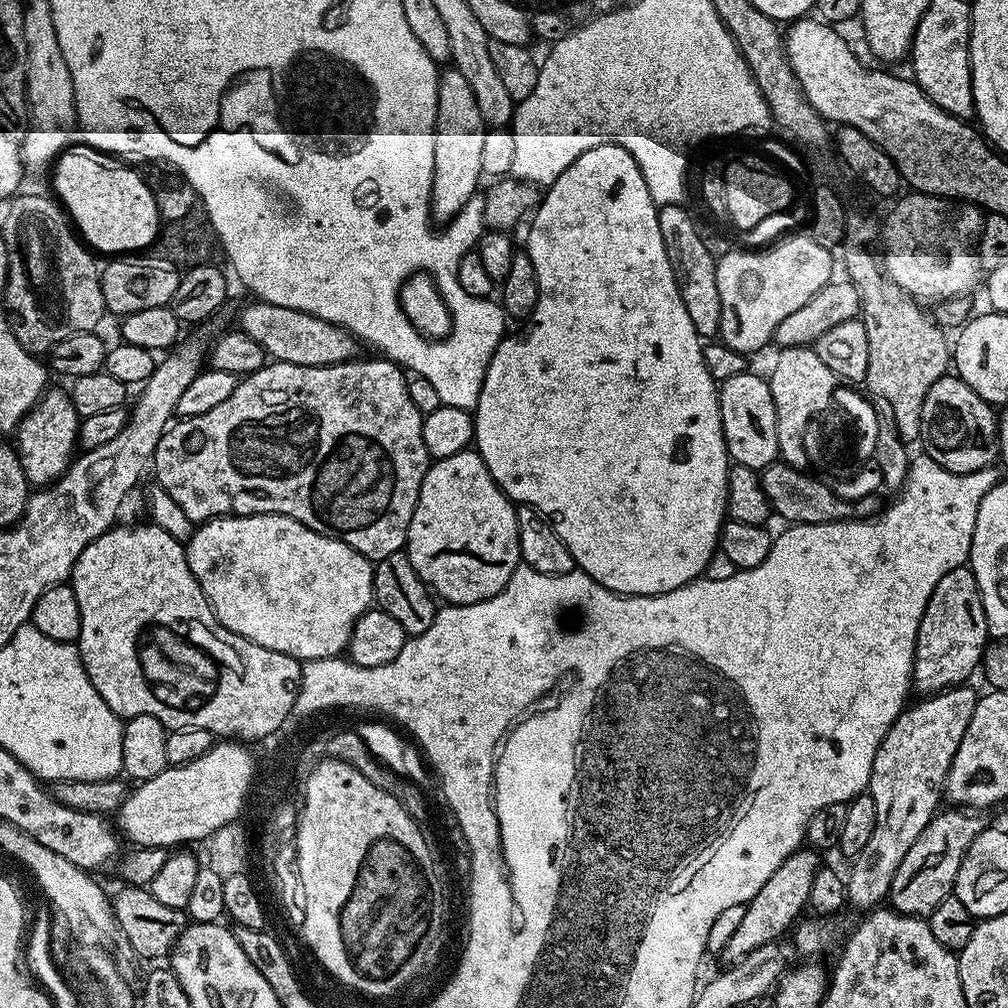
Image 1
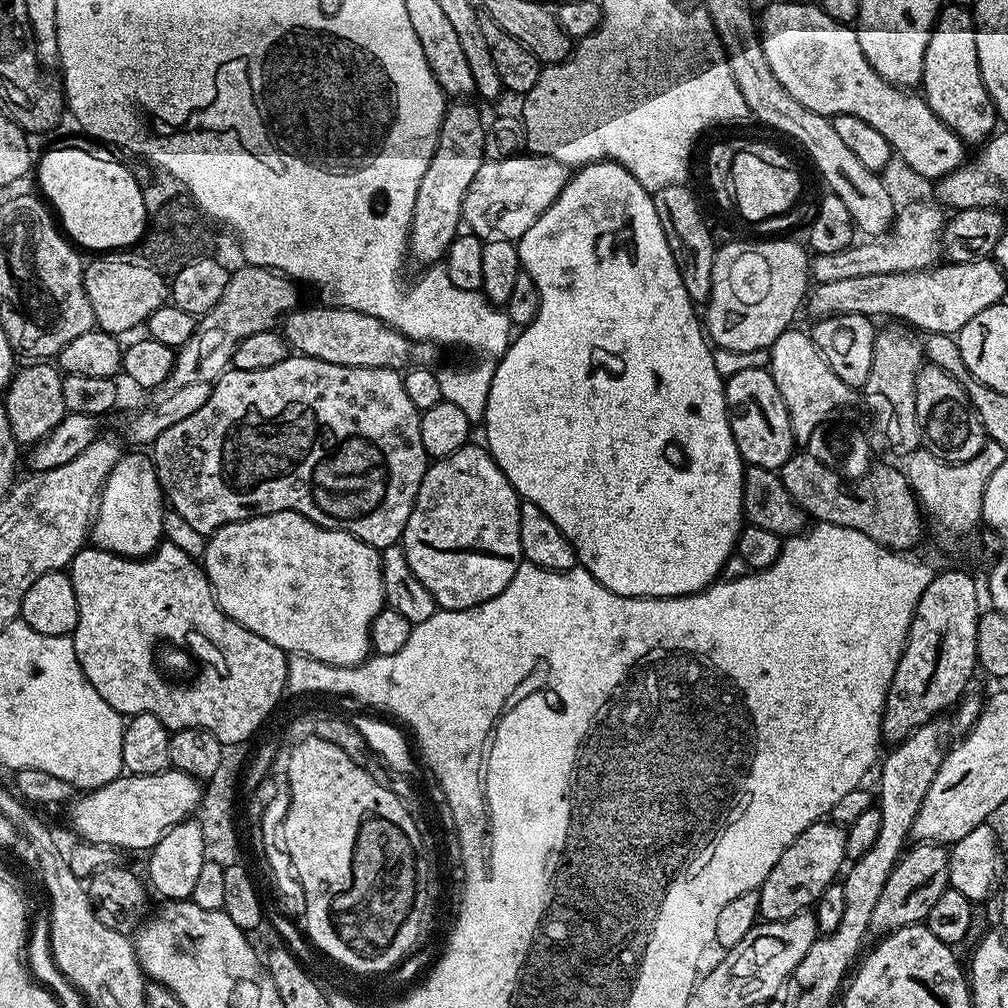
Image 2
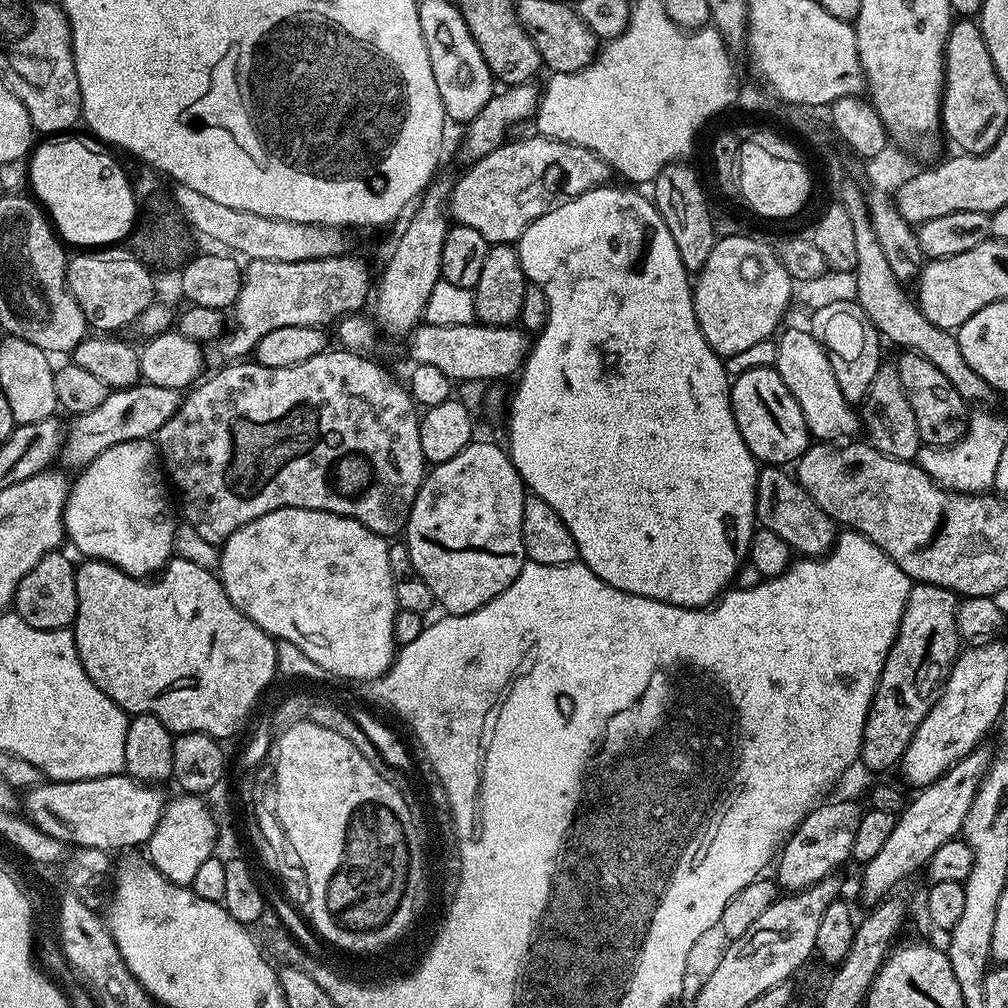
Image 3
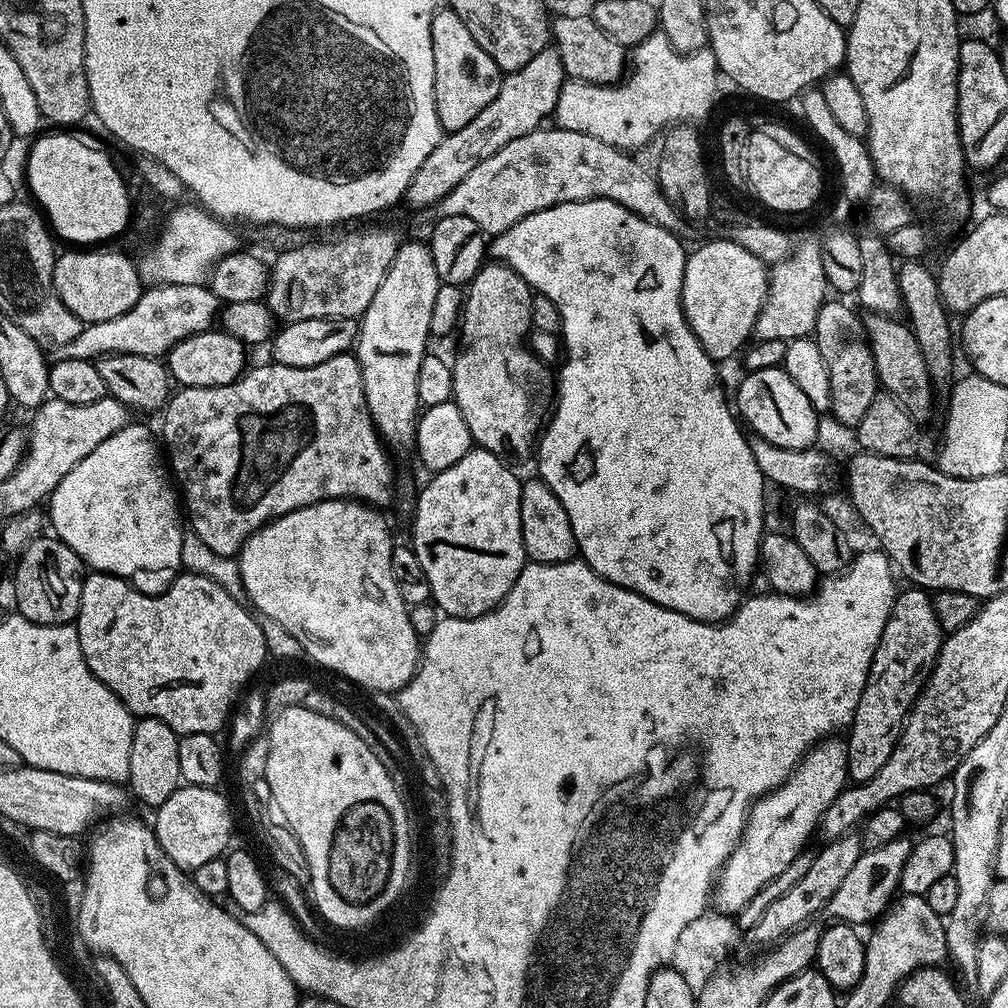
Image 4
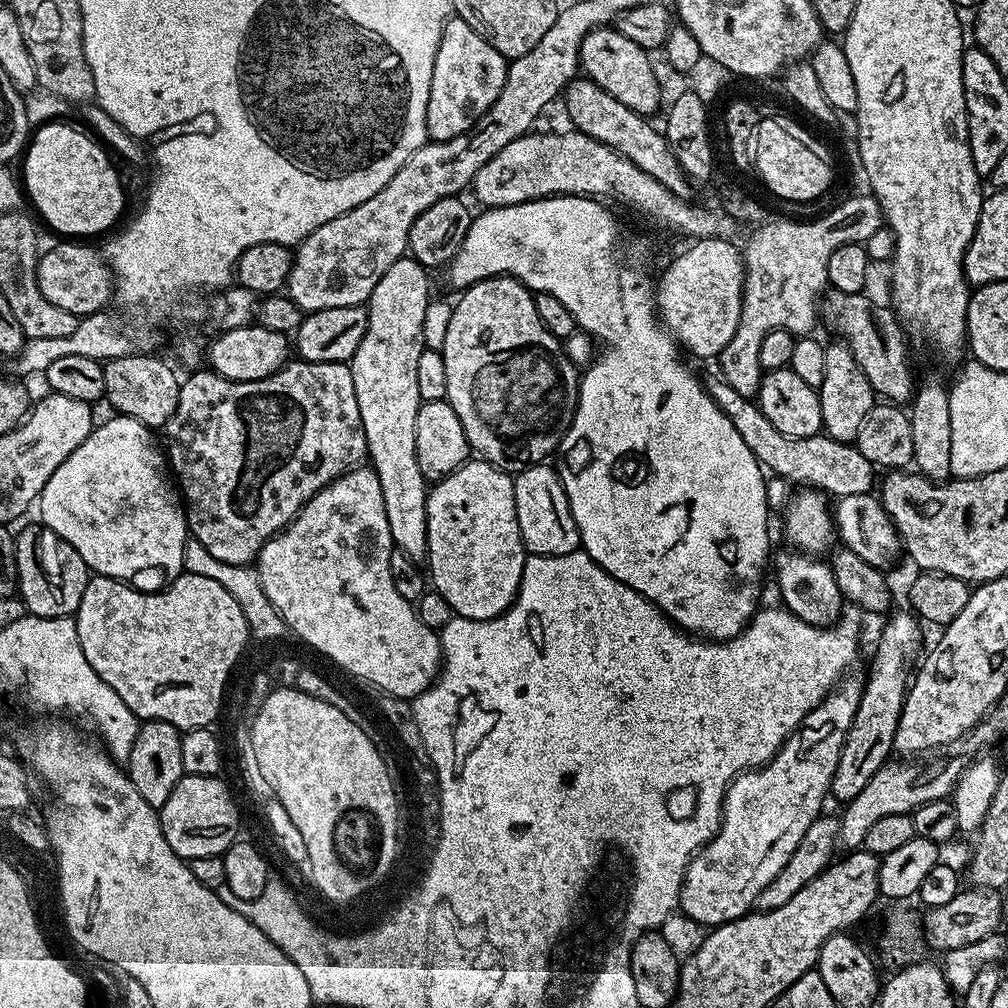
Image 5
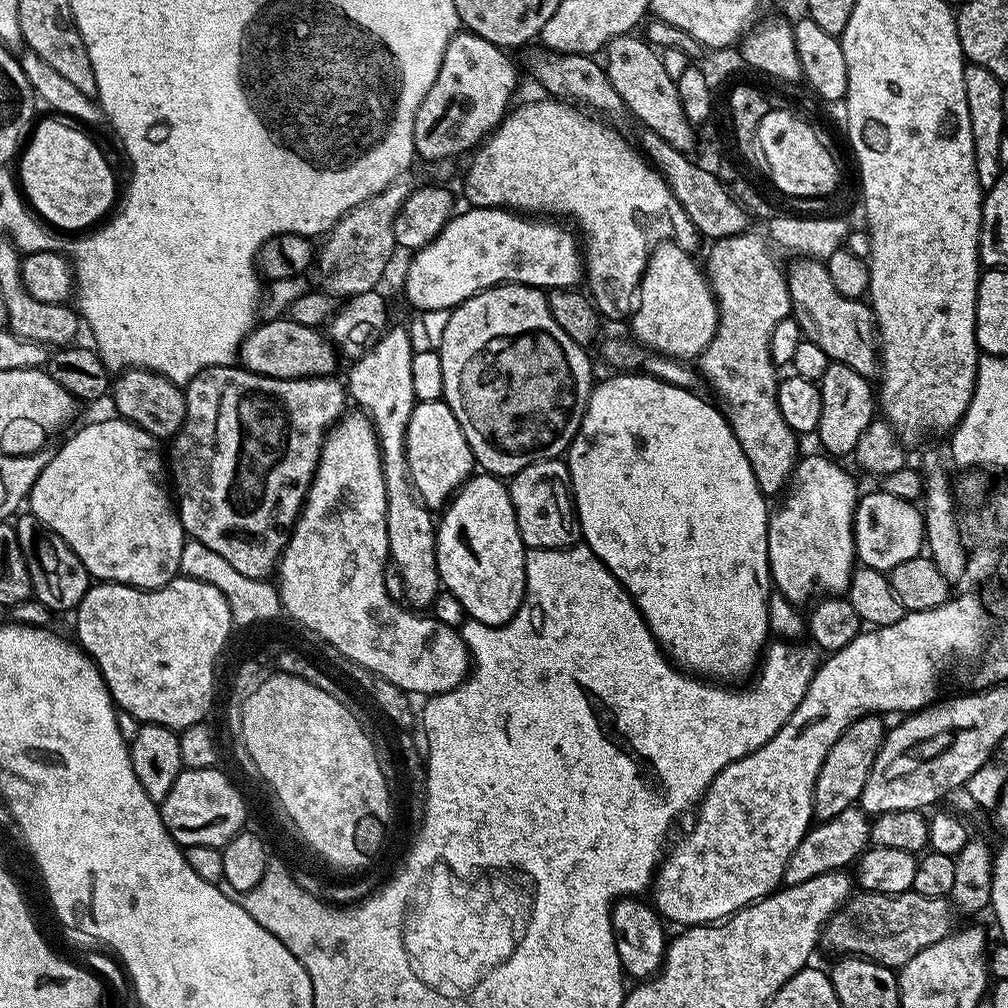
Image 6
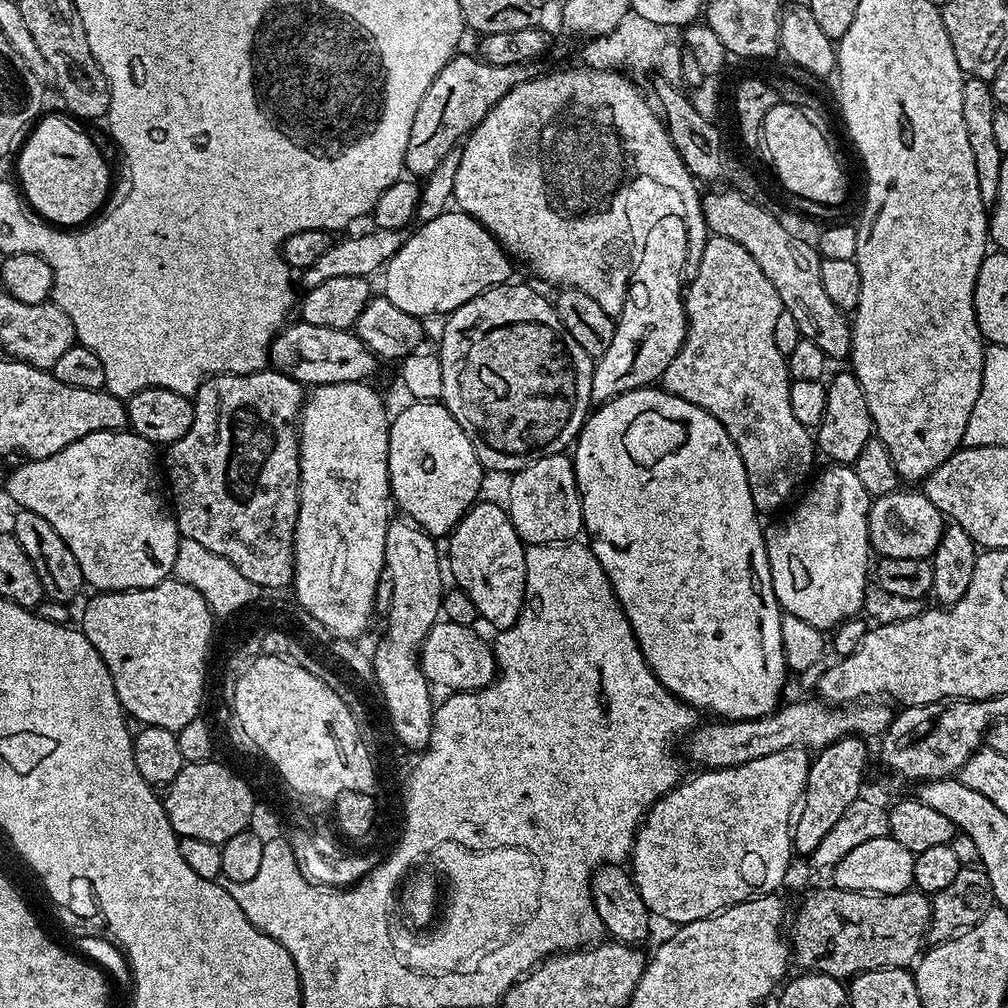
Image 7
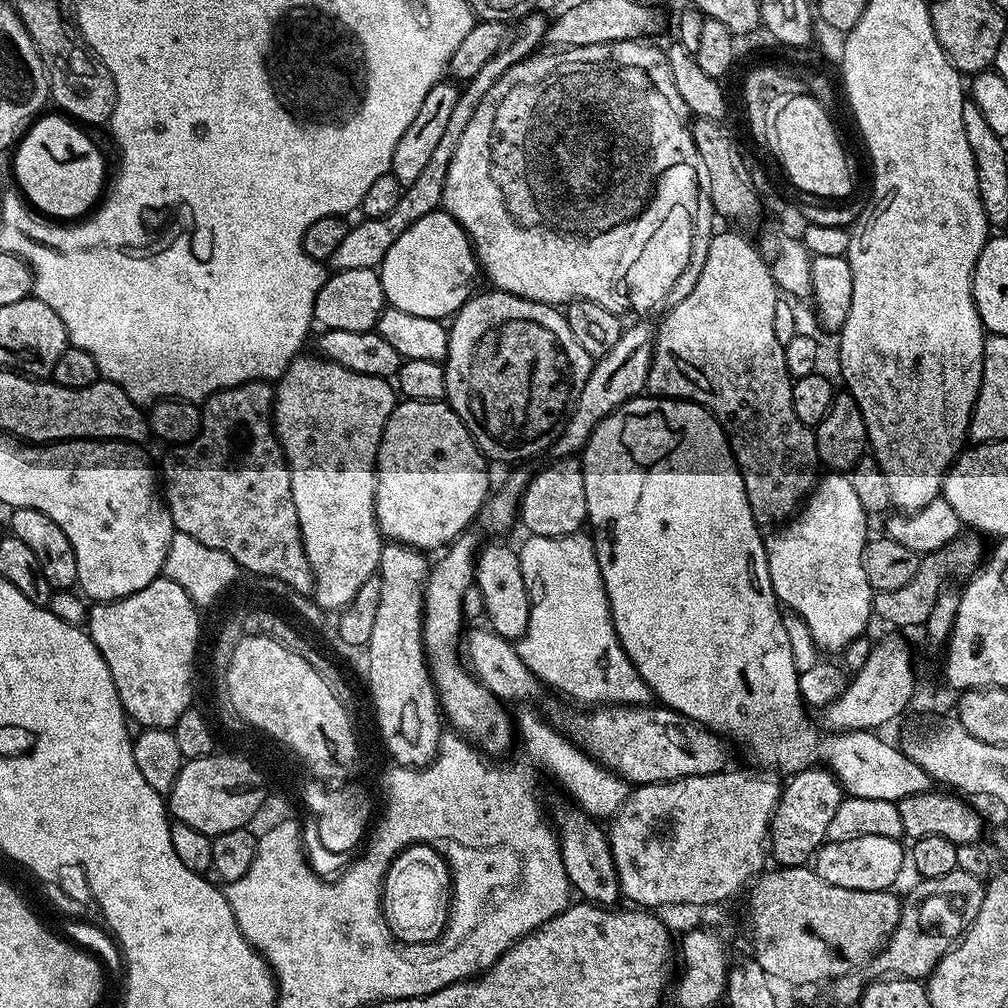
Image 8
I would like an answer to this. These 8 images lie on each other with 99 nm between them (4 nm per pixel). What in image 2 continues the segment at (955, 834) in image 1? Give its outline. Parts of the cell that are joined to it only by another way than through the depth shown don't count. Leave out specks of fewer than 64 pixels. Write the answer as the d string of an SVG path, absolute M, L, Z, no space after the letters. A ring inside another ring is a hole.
M916 842L901 855L890 878L886 878L886 886L882 886L878 903L874 905L874 914L871 915L868 926L873 937L886 936L889 932L897 932L900 928L927 921L934 902L938 902L938 898L950 886L948 854L949 849L945 845Z

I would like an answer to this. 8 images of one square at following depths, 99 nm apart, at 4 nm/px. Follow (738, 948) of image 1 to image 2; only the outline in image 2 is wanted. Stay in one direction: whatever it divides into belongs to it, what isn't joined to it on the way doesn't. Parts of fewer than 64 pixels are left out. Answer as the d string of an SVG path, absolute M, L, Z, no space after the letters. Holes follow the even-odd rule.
M825 818L816 824L806 826L806 830L802 830L802 834L798 834L798 838L794 838L794 842L786 846L782 858L774 862L774 870L766 874L766 878L759 886L759 919L761 921L789 920L800 912L809 911L815 905L822 890L826 890L826 886L830 886L845 867L844 833L845 829L841 825L834 824L831 819Z

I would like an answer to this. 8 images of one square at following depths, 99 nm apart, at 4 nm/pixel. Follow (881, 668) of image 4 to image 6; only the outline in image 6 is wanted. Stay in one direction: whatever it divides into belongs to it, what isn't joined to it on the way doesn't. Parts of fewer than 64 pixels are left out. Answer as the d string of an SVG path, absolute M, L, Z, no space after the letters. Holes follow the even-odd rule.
M879 715L863 716L854 722L834 742L830 754L826 754L826 762L822 762L822 770L818 770L816 789L812 791L812 810L817 821L834 818L834 814L842 814L842 810L853 807L862 794L862 786L866 786L866 778L870 778L870 770L874 766L874 758L878 754L886 735L886 724Z

